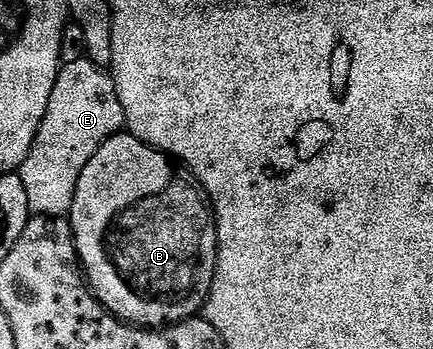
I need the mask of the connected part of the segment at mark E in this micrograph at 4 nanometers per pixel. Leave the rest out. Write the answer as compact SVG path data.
M84 58L80 62L62 64L58 70L56 86L52 86L52 98L48 102L48 110L44 114L44 122L32 142L32 150L28 150L28 158L24 158L20 175L24 182L24 191L28 193L28 206L34 216L65 217L72 210L72 202L76 194L76 186L80 182L80 174L84 174L84 166L100 150L105 140L110 140L123 131L126 119L124 106L120 106L120 98L116 94L113 75L105 67Z

